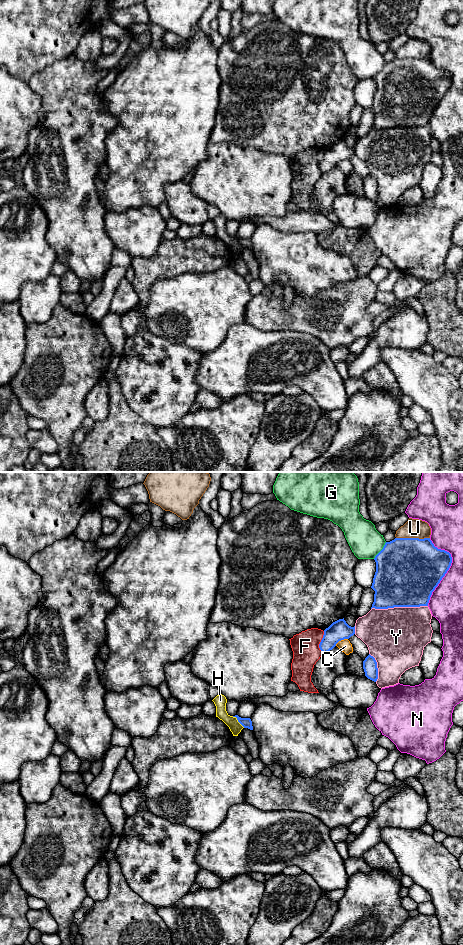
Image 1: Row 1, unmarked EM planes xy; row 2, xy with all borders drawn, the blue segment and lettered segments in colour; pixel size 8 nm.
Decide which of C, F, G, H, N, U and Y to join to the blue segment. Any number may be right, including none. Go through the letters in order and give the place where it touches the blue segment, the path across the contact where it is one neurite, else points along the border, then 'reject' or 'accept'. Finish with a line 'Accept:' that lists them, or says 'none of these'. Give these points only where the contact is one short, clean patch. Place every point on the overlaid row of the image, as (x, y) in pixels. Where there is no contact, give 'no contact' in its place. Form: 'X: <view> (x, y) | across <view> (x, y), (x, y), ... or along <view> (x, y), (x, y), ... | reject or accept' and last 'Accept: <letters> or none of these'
C: xy (341, 639) | reject
F: xy (320, 642) | reject
G: xy (381, 550) | reject
H: xy (238, 721) | along xy (232, 716), (244, 727) | reject
N: xy (449, 567) | reject
U: xy (413, 538) | reject
Y: xy (399, 606) | reject
Accept: none of these

